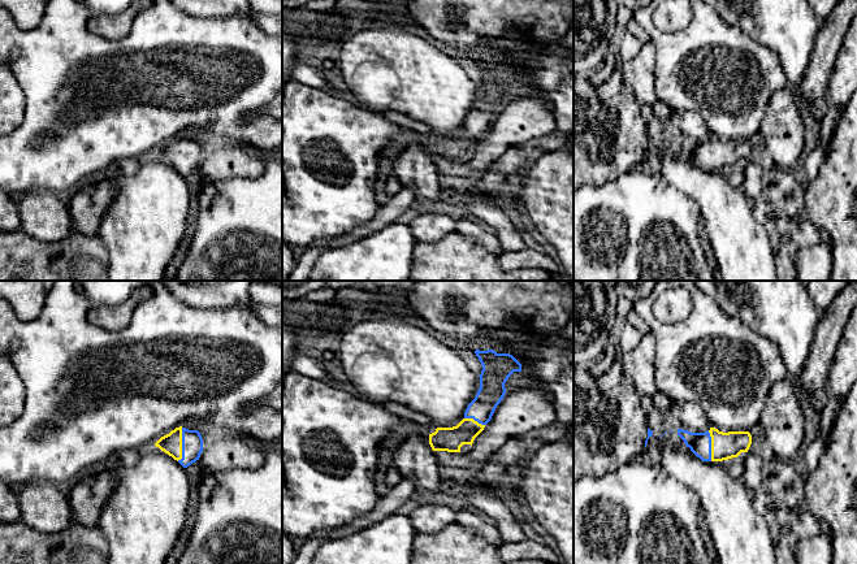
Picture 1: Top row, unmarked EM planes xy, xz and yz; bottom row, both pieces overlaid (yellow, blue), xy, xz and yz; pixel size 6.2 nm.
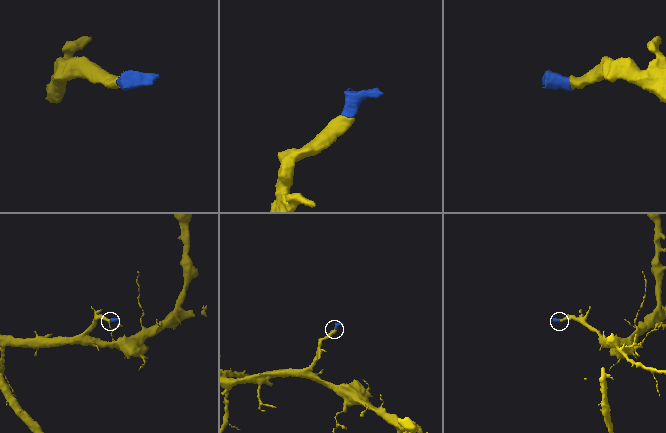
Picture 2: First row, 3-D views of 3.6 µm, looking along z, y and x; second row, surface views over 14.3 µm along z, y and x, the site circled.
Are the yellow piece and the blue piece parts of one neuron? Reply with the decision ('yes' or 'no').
yes

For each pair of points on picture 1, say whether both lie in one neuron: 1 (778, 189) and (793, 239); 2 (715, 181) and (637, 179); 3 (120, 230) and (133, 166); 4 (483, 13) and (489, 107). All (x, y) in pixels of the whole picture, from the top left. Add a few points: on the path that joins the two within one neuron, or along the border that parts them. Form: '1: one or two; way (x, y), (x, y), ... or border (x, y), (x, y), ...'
1: one; way (782, 202), (782, 211), (788, 226)
2: two; border (658, 174), (691, 198)
3: two; border (139, 159), (139, 169), (134, 174), (118, 174)
4: one; way (476, 37), (476, 50), (490, 64), (490, 83)

